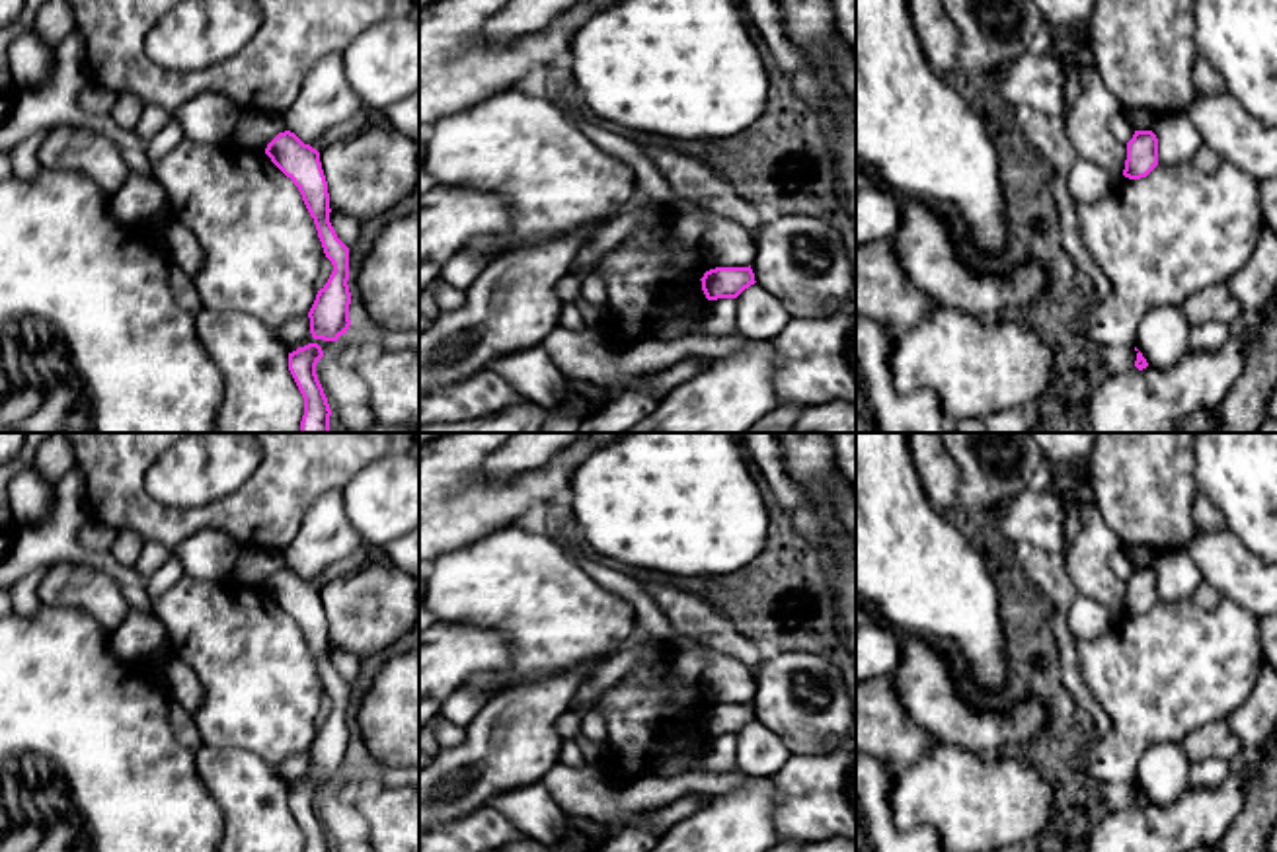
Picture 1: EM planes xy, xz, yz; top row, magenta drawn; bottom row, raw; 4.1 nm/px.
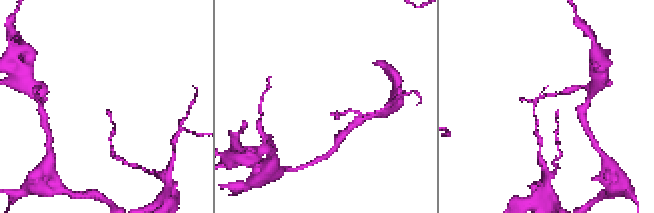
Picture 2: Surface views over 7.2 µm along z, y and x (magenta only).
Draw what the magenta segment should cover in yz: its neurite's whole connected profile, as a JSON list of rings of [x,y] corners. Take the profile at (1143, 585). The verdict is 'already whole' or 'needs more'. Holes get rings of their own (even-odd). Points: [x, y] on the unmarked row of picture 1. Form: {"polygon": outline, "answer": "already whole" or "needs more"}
{"polygon": [[[1135,567],[1127,579],[1123,612],[1129,616],[1146,614],[1158,602],[1158,575],[1152,567]]], "answer": "already whole"}

